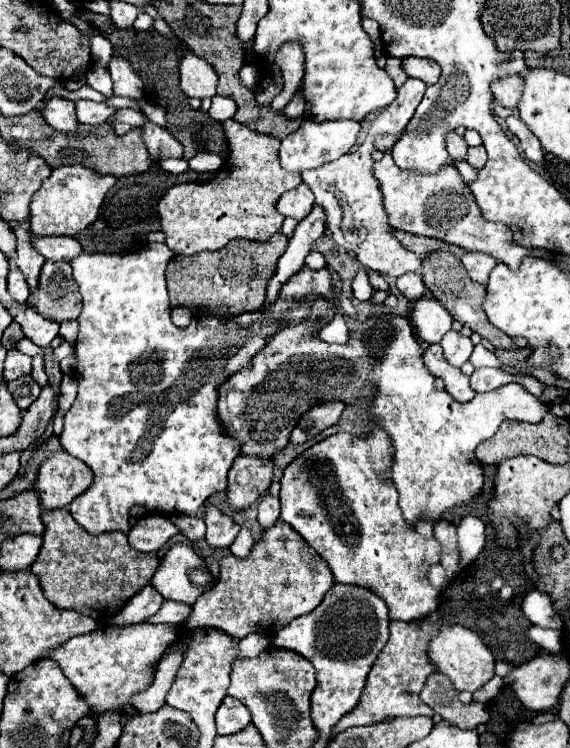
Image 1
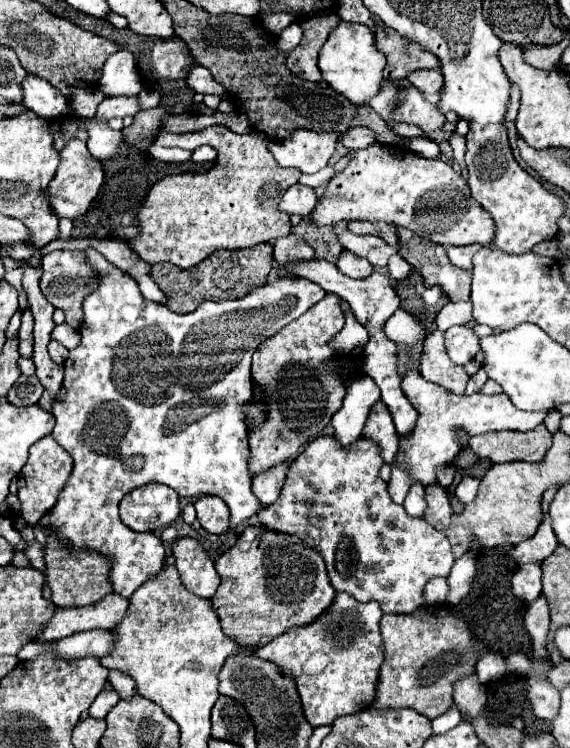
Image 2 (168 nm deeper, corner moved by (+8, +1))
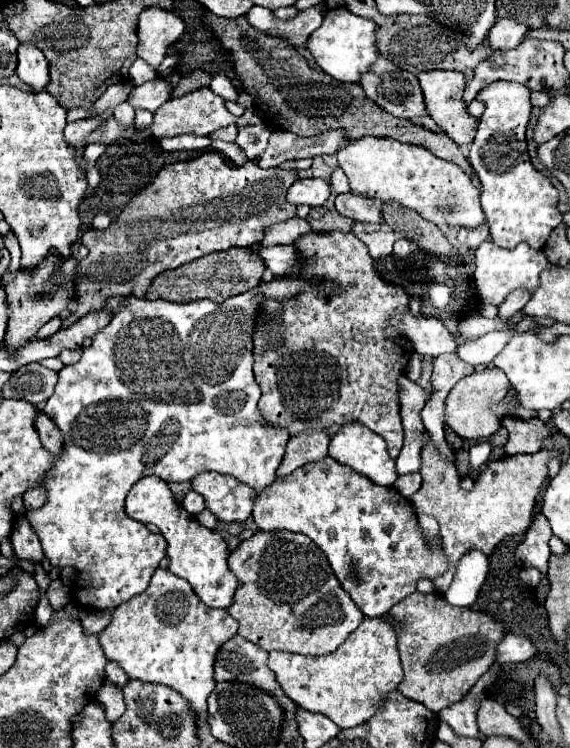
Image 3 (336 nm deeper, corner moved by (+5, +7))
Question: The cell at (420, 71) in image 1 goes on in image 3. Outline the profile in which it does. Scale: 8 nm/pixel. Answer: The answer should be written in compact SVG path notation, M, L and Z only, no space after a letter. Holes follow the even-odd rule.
M433 70L433 72L423 72L419 74L419 84L423 90L425 98L425 108L427 114L439 124L439 128L455 140L459 146L471 144L475 140L477 124L479 120L473 118L467 112L467 104L463 102L463 90L465 90L465 76L461 72L451 72L451 70Z

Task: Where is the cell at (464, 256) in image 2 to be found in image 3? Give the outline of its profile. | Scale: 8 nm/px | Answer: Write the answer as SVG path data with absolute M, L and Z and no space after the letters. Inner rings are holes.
M481 224L479 228L459 228L459 240L465 248L475 250L483 240L489 240L489 228L487 224Z

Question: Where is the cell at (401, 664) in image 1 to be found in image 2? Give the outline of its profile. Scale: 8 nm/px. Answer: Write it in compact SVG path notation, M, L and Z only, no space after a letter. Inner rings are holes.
M424 606L416 614L388 614L380 622L384 662L376 682L376 696L370 704L374 710L412 708L434 720L452 706L452 684L472 674L476 652L468 626L442 606Z

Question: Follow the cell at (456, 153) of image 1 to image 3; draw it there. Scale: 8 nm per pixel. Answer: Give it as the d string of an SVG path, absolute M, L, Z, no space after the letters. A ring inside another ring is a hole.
M381 54L377 56L375 64L361 74L359 84L373 102L393 116L411 120L425 114L417 76L397 68Z

